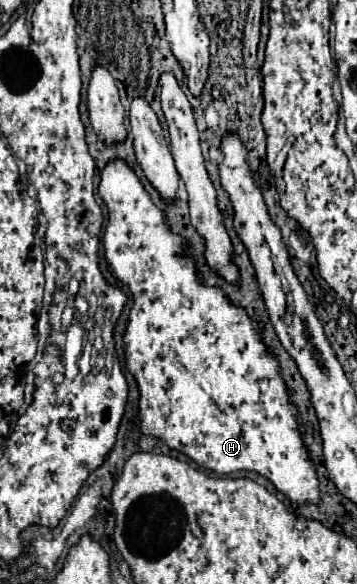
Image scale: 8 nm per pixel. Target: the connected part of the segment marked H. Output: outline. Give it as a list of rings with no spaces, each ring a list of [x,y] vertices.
[[[114,160],[102,170],[98,192],[108,208],[104,252],[110,272],[124,282],[134,296],[124,342],[128,370],[134,374],[140,388],[142,432],[160,438],[172,450],[184,452],[196,464],[216,474],[256,470],[292,502],[316,504],[320,498],[318,478],[300,438],[296,408],[288,400],[278,364],[260,340],[258,326],[242,308],[236,308],[220,288],[200,284],[194,258],[180,256],[184,238],[170,232],[162,220],[162,212],[154,206],[150,194],[124,160]]]

